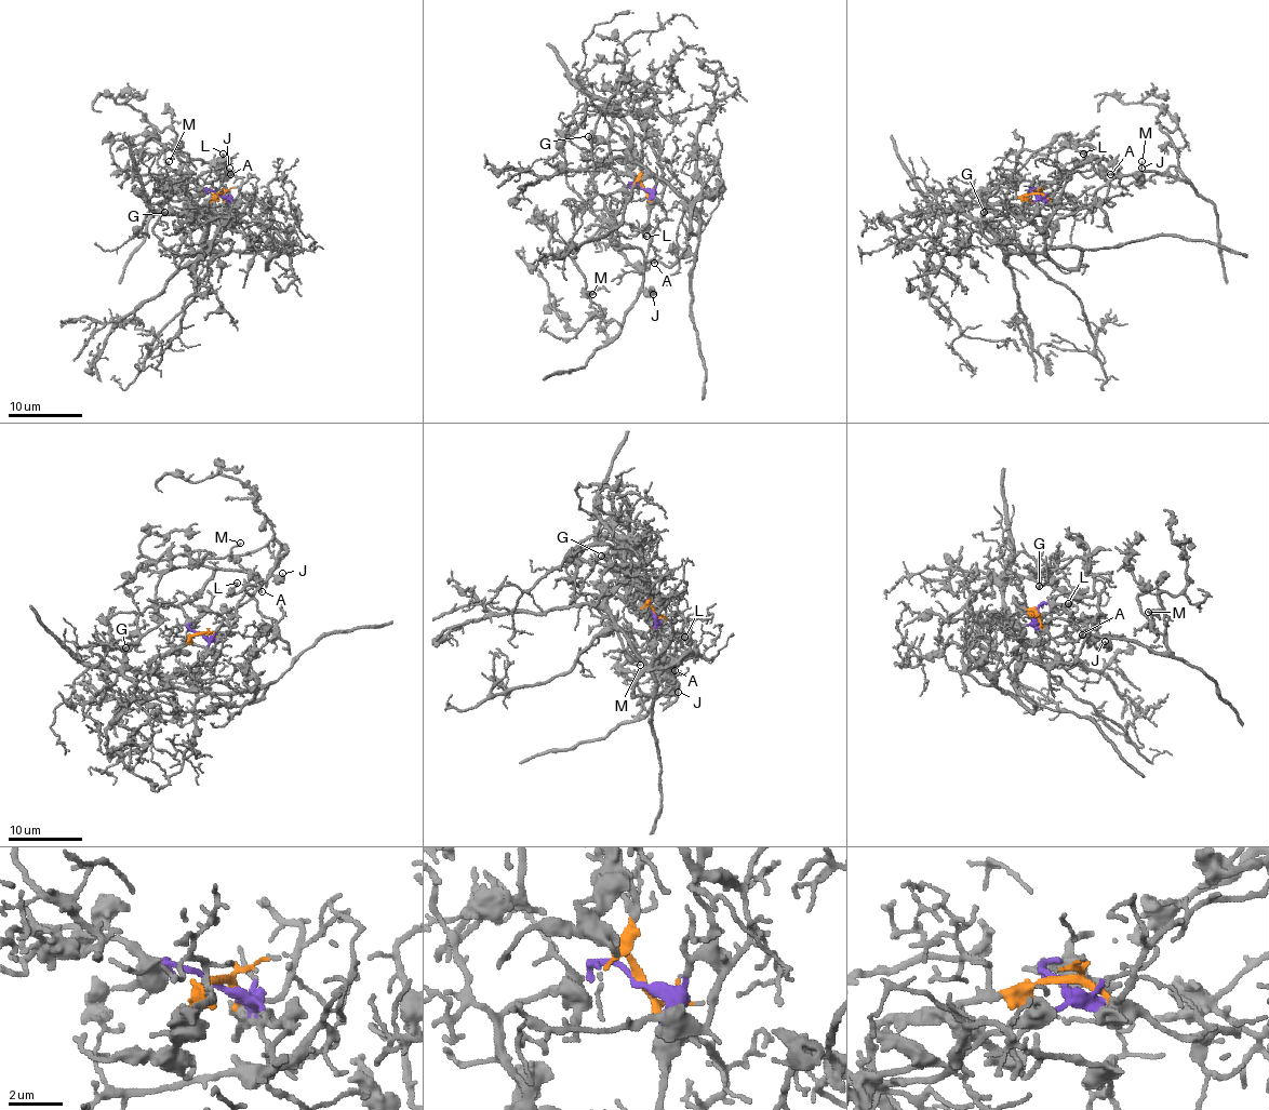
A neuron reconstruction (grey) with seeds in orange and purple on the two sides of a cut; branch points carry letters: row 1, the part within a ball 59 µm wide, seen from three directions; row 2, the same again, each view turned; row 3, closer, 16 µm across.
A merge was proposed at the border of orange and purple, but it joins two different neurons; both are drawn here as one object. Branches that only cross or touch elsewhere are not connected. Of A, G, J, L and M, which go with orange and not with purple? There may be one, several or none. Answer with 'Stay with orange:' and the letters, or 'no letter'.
Stay with orange: G

